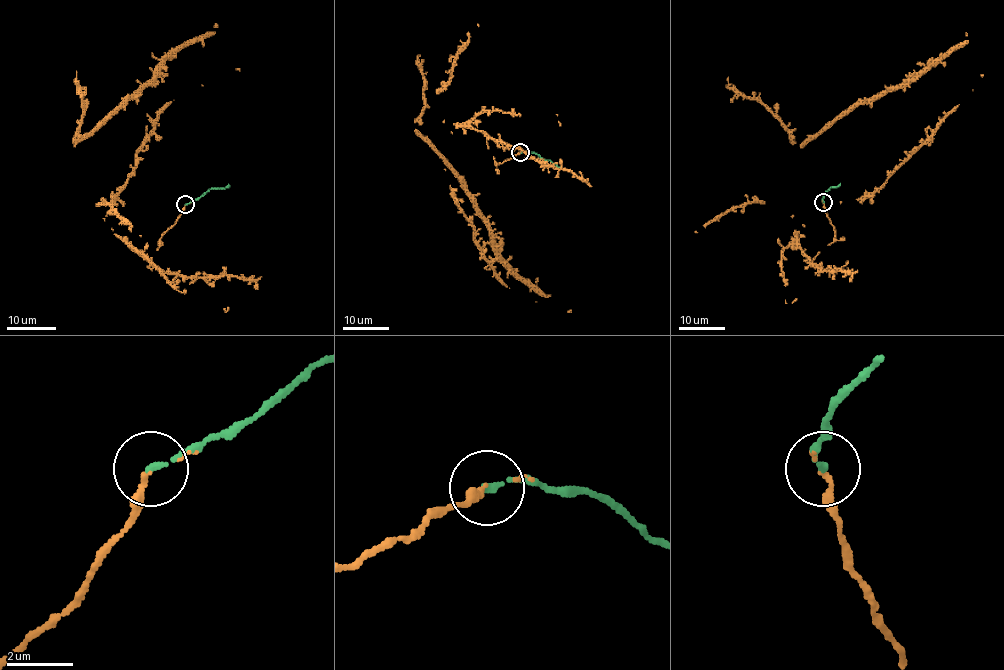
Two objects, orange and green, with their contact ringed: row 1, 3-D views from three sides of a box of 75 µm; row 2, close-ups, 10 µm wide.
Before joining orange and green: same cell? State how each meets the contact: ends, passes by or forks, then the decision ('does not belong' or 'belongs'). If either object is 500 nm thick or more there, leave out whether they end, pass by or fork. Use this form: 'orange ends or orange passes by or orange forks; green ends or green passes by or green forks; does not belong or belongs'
orange passes by; green ends; belongs

